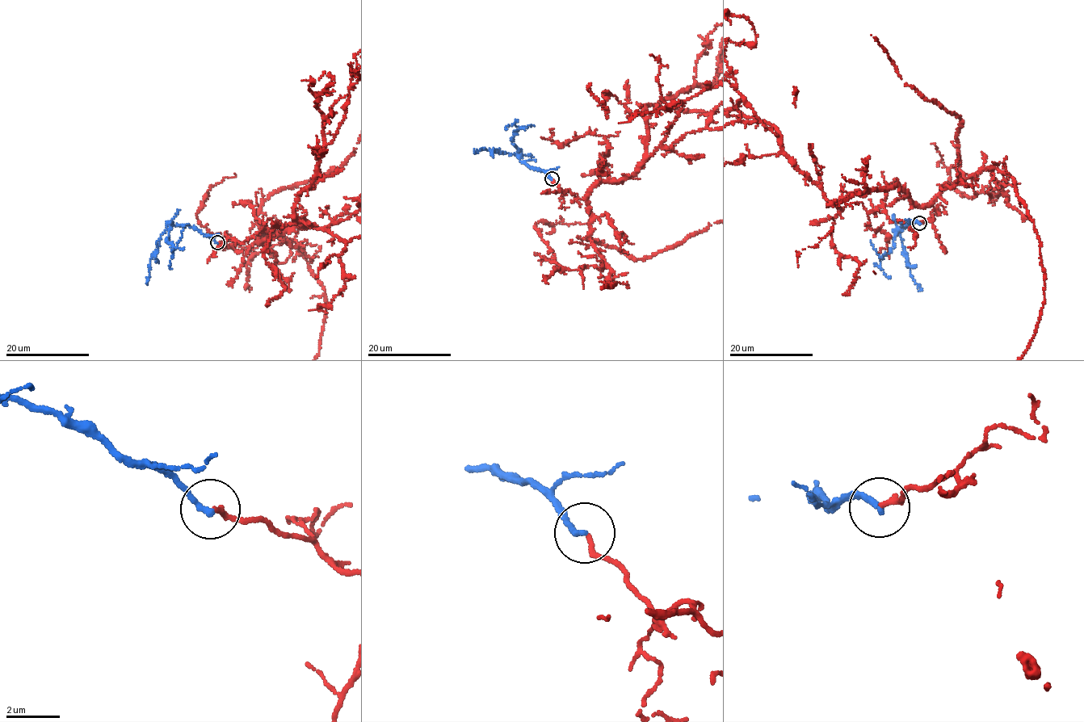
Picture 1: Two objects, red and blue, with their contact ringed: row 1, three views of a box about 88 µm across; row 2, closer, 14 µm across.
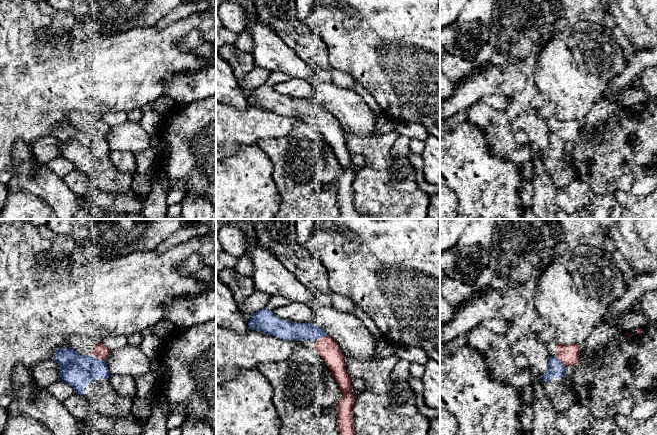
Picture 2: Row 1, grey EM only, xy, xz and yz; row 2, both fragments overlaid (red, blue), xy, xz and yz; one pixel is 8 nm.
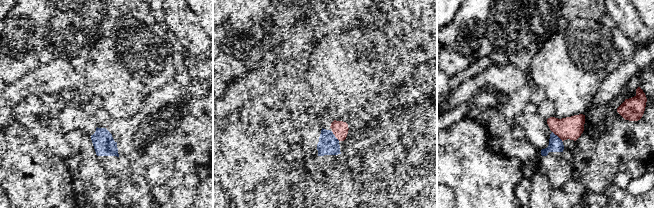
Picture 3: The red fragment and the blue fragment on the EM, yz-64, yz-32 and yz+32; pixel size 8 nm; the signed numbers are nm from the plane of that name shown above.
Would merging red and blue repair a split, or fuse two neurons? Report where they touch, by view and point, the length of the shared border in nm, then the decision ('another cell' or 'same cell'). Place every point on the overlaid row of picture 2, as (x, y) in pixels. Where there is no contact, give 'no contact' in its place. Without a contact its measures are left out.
xz (322, 337) | 100 nm | another cell

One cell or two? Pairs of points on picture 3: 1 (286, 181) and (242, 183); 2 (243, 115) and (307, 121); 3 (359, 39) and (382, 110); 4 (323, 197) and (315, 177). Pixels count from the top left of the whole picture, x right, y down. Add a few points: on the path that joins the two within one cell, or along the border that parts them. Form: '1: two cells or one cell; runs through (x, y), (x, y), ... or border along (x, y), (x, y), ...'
1: one cell; runs through (275, 184), (253, 183)
2: two cells; border along (283, 114), (283, 124), (289, 131)
3: two cells; border along (376, 91), (362, 109)
4: one cell; runs through (319, 192), (317, 182)

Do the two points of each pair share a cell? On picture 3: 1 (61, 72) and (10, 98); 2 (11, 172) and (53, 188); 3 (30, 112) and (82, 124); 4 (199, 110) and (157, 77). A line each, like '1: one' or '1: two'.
1: one
2: one
3: two
4: two

